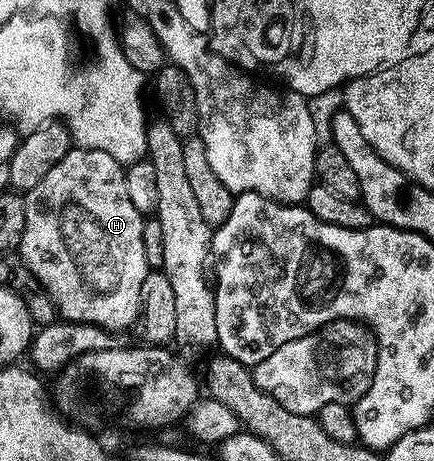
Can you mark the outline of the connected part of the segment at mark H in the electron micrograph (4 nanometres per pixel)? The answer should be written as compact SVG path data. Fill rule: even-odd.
M72 148L68 154L60 160L59 163L54 164L53 168L49 172L45 173L41 181L35 185L32 190L26 191L23 198L23 208L21 211L21 217L23 217L23 235L19 238L19 247L17 247L17 253L22 258L29 269L33 272L36 283L39 286L47 282L47 285L42 289L55 290L55 297L51 299L54 308L59 309L58 317L68 322L88 322L90 326L99 326L103 330L108 332L116 332L115 330L123 330L126 326L131 326L140 321L141 311L145 301L145 287L147 284L147 275L149 273L149 267L147 264L147 239L145 237L145 214L139 211L133 206L131 200L129 200L129 193L126 187L126 176L124 174L124 167L119 164L117 160L113 160L113 157L103 151L93 150L80 150ZM81 272L97 272L97 278L101 282L101 276L99 272L105 272L105 278L107 278L107 272L115 272L111 274L113 280L115 280L115 292L113 294L101 294L99 288L89 288L83 290L83 278L81 278Z

